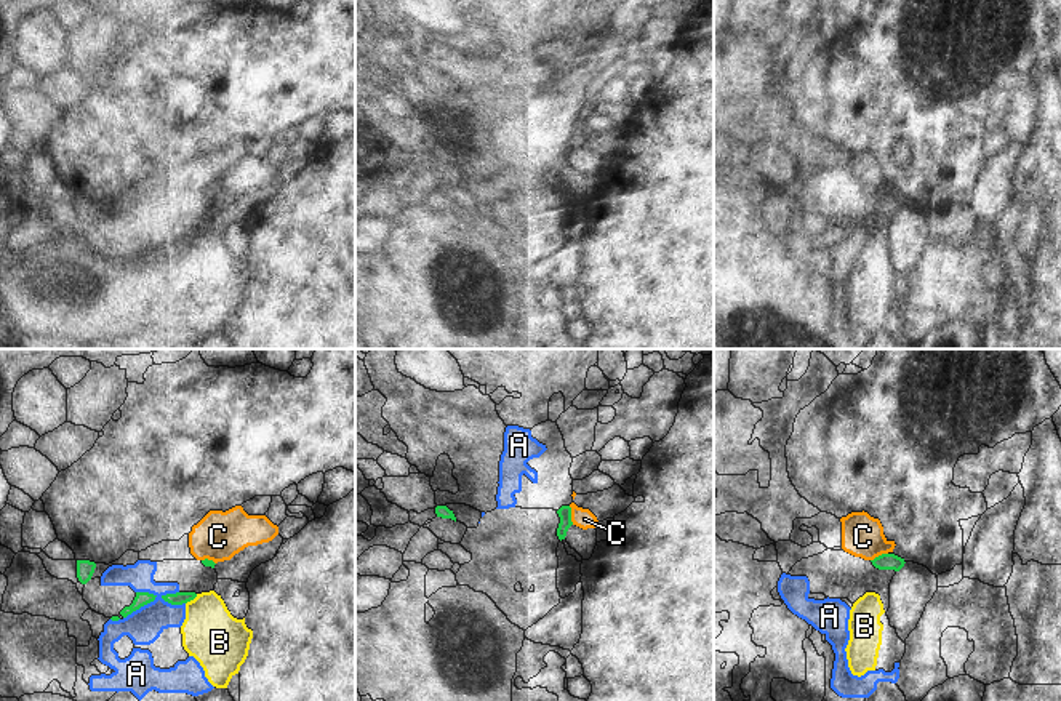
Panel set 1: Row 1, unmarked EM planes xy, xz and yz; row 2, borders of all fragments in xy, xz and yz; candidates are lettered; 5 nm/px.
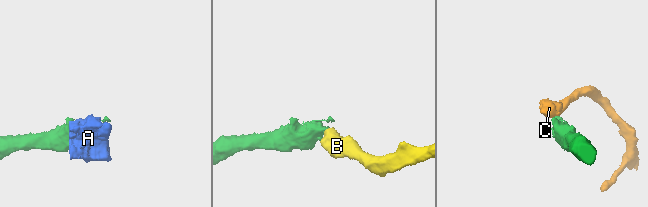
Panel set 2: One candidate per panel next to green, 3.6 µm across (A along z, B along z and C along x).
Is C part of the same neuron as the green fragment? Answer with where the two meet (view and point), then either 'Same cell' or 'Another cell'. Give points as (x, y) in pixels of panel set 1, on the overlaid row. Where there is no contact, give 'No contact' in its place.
Touches green at xz (570, 516). Another cell

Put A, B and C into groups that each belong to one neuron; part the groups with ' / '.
A / B / C

